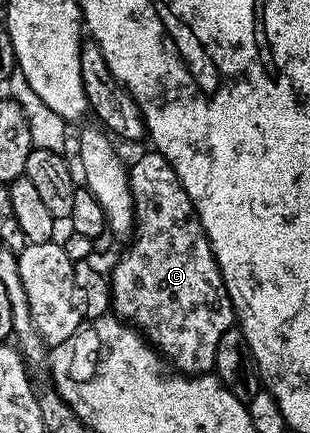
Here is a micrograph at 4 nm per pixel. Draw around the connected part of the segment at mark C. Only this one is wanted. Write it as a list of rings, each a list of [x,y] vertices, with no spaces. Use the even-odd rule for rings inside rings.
[[[155,150],[147,151],[142,153],[128,168],[128,189],[132,195],[132,214],[134,217],[134,237],[136,236],[136,241],[121,254],[120,261],[113,266],[112,272],[110,271],[110,283],[112,286],[111,311],[119,319],[123,320],[125,324],[132,325],[144,337],[145,341],[151,344],[164,357],[165,361],[175,371],[183,372],[185,376],[203,376],[206,370],[215,369],[218,342],[222,342],[222,334],[226,334],[226,330],[234,327],[234,313],[232,311],[232,303],[230,302],[230,294],[224,285],[220,267],[208,241],[208,235],[204,233],[202,222],[198,218],[198,214],[194,210],[194,206],[190,202],[190,198],[186,194],[182,182],[178,178],[174,166],[170,166],[170,162],[162,153]]]

